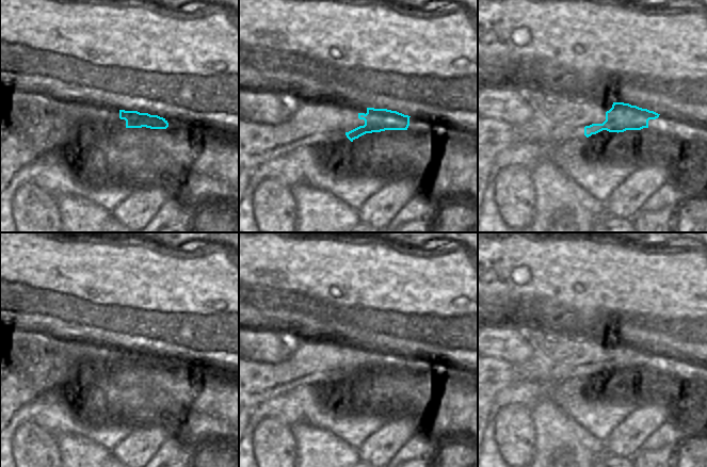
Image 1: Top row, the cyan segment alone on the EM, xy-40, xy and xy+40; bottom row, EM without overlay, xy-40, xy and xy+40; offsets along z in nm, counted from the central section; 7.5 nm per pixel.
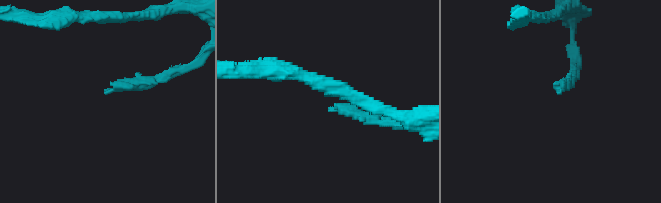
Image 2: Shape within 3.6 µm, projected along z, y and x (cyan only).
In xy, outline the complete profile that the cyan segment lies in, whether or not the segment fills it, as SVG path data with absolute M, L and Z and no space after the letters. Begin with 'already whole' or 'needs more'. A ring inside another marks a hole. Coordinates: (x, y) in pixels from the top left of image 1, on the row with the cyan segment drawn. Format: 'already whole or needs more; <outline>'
needs more; M296 102L296 110L285 122L274 126L248 122L239 116L239 204L257 166L289 154L298 147L306 145L314 147L321 141L340 132L344 132L347 138L353 142L366 133L407 130L409 117L387 109L367 108L365 114L336 107L304 104L302 102Z

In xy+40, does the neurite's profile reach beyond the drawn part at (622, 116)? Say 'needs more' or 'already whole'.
already whole

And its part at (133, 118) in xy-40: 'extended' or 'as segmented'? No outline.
extended

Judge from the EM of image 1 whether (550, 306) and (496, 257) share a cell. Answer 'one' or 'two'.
one

